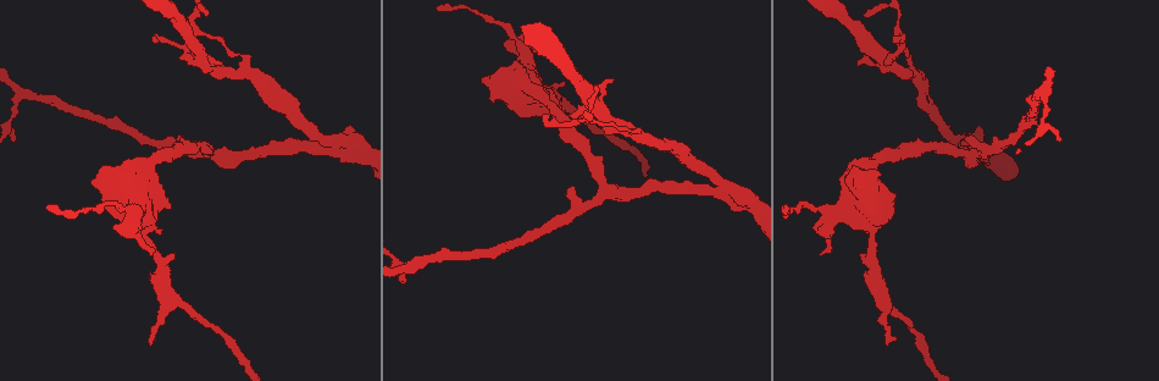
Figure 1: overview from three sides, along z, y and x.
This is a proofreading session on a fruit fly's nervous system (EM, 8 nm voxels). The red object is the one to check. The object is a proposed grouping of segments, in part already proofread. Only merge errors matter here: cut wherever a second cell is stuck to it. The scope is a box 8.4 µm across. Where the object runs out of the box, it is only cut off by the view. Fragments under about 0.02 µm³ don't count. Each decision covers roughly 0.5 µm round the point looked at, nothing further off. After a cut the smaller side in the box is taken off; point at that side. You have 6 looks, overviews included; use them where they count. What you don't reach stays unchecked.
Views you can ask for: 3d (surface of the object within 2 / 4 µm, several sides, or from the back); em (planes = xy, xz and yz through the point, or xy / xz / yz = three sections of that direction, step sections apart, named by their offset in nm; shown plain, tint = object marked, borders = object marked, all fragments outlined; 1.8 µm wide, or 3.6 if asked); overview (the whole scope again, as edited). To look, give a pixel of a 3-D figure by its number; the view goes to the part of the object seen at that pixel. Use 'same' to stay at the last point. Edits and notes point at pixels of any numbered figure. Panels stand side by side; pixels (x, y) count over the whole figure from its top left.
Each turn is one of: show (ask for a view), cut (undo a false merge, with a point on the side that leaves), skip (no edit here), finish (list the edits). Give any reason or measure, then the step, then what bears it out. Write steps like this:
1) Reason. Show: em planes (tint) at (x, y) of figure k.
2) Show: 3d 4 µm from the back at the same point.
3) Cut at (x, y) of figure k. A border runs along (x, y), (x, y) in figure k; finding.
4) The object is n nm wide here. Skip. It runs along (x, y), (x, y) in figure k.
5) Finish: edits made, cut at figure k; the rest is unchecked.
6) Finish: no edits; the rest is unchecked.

Show: em 3.6 µm planes (tint) at (145, 228) of figure 1.

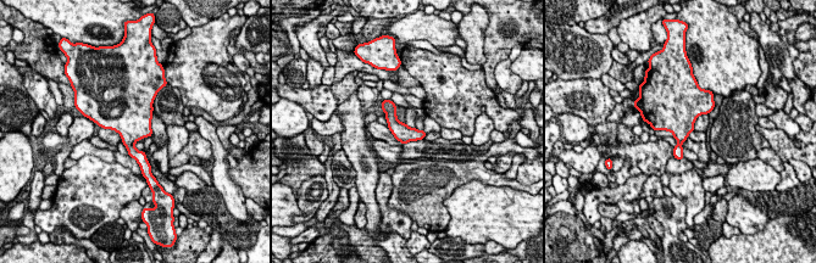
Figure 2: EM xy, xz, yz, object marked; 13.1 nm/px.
Skip. All the same cell.

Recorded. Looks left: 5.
Sudden change in width. Show: 3d 2 µm from the back at (203, 59) of figure 1.

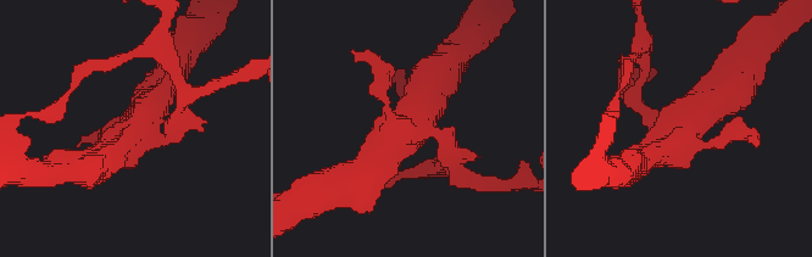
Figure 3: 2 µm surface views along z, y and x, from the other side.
Shape alone is not enough. Show: em yz step 16 (tint) at (138, 127) of figure 3.

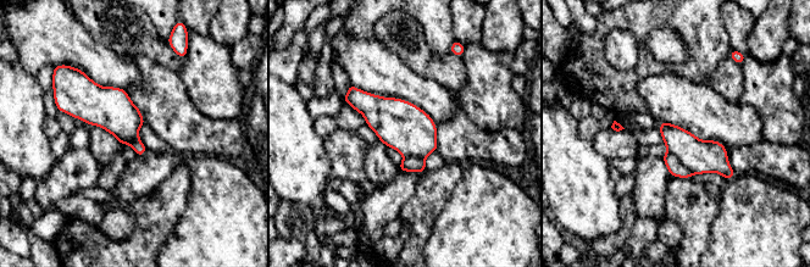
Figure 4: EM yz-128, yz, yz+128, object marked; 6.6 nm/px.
Show: em planes (tint) at the same point.

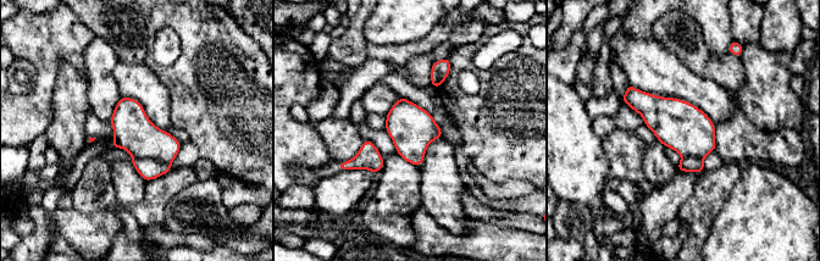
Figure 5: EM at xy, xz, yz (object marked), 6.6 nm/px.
Skip. Continuous, no second cell.

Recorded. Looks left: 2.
Four or more arms meet. Show: em xy step 8 (tint) at (318, 146) of figure 1.

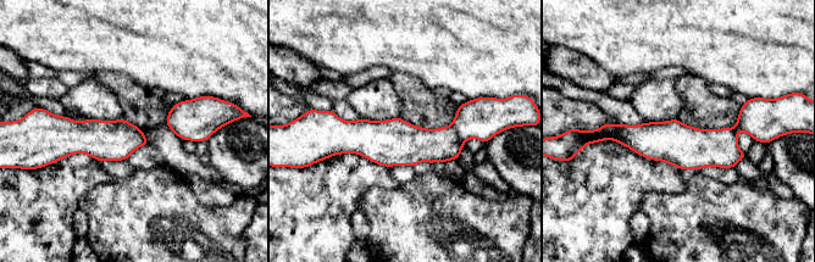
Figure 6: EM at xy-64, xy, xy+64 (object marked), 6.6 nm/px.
The object is 280 nm wide here. Skip. All the same cell.

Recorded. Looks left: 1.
Finish: no edits; the rest is unchecked.

